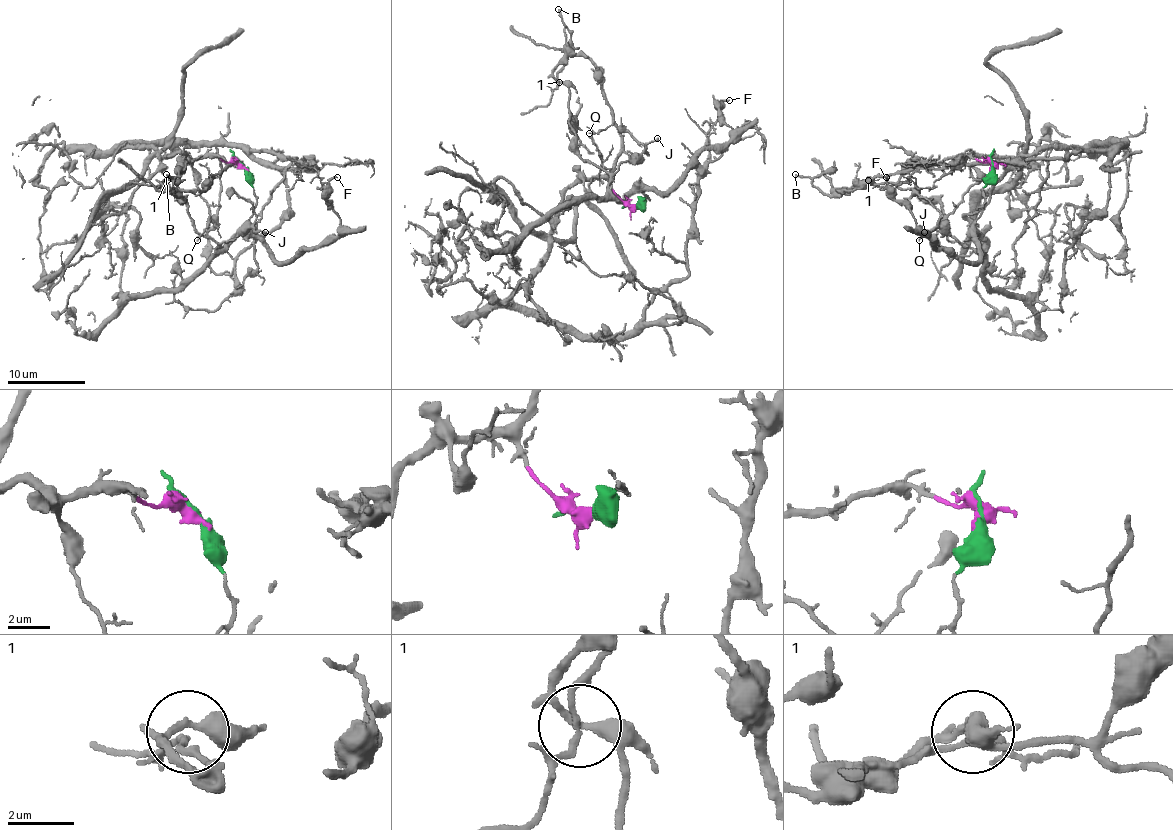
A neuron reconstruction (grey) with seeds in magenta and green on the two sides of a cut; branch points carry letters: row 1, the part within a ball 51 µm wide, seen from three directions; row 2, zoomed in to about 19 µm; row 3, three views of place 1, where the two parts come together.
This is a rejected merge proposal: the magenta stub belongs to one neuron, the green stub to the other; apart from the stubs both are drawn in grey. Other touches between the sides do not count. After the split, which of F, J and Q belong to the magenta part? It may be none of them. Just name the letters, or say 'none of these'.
Q

